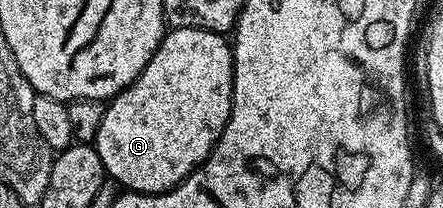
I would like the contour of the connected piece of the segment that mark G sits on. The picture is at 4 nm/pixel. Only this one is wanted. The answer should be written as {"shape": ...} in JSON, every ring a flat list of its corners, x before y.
{"shape":[[170,28,133,84,106,104,104,122,100,122,98,137,93,143,102,159,105,175,119,180,123,189,132,192,169,192,210,157,228,122,233,101,234,53,231,41,223,33,203,28]]}

